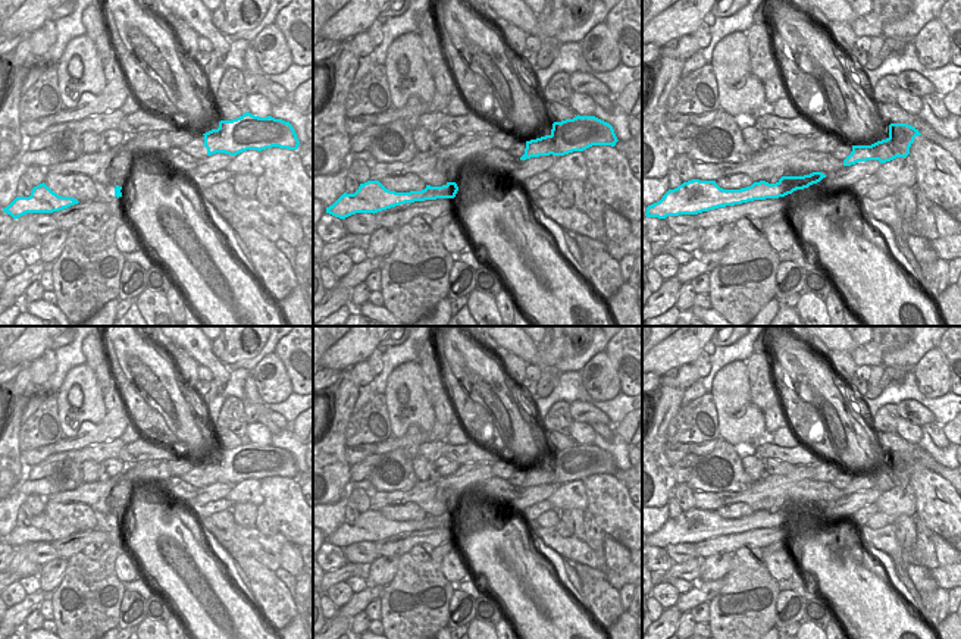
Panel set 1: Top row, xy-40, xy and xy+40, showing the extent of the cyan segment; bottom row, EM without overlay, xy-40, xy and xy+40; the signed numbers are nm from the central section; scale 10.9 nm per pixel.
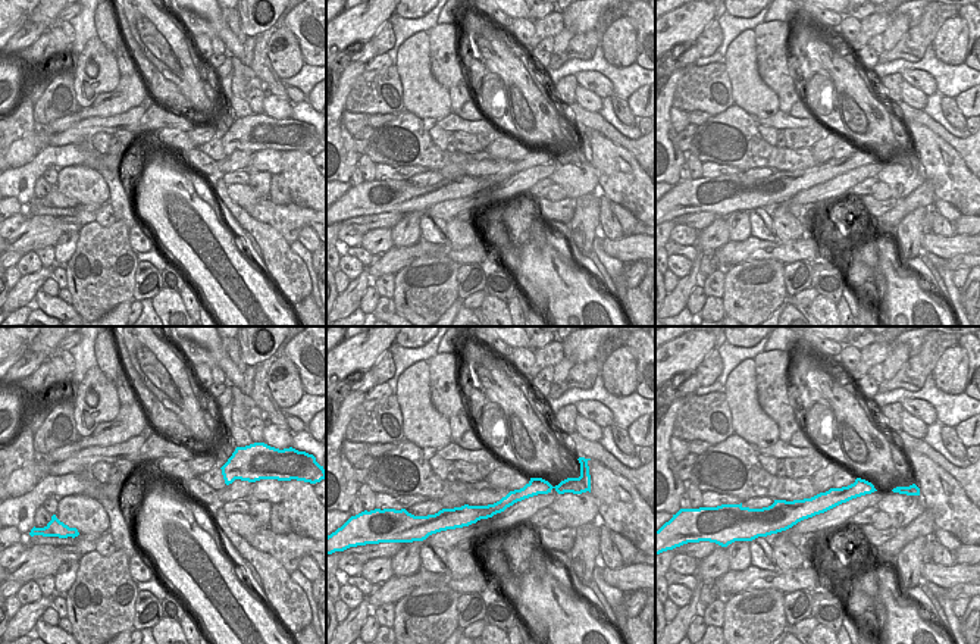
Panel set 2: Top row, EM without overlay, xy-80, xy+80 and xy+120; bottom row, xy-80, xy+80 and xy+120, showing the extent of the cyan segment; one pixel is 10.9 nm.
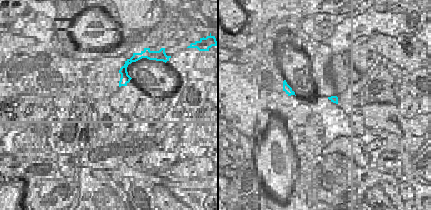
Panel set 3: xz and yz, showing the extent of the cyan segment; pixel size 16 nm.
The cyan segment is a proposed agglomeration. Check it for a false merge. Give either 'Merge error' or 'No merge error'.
No merge error.

